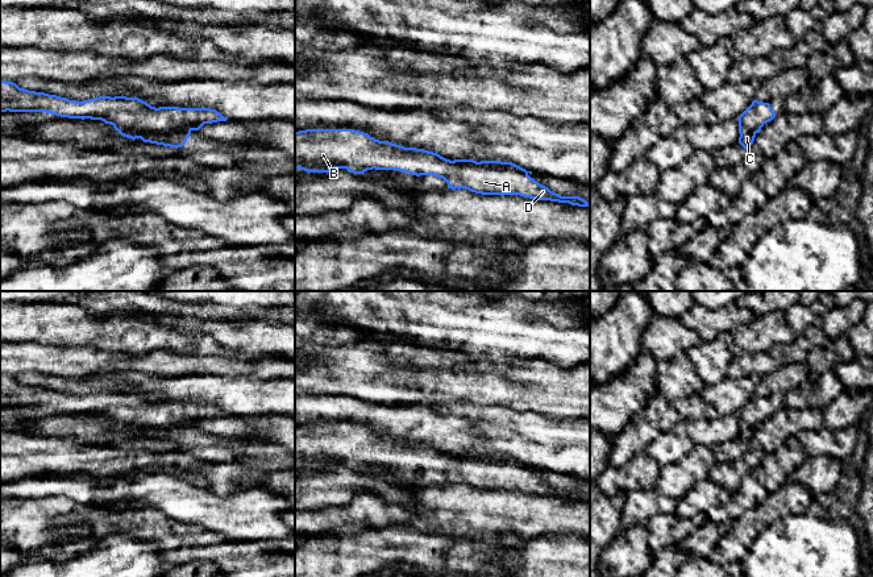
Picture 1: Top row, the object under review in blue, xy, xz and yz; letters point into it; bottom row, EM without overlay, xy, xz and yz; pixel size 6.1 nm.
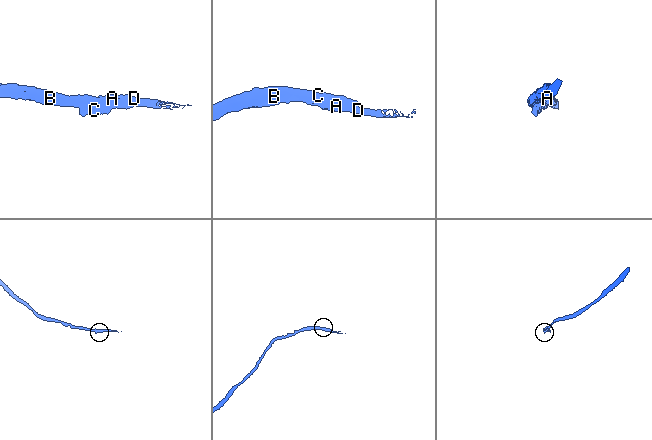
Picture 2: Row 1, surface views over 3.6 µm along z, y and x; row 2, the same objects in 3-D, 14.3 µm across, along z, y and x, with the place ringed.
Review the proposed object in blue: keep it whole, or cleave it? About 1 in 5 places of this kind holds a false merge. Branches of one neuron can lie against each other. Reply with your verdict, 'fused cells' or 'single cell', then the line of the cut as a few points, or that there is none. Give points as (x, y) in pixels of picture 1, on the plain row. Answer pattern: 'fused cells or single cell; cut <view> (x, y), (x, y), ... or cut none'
single cell; cut none

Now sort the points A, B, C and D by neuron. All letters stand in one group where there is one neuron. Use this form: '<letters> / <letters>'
A B C D

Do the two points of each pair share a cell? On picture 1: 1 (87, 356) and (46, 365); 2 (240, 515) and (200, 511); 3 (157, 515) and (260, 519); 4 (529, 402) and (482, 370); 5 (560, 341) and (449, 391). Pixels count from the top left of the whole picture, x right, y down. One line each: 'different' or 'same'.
1: same
2: same
3: different
4: same
5: different

